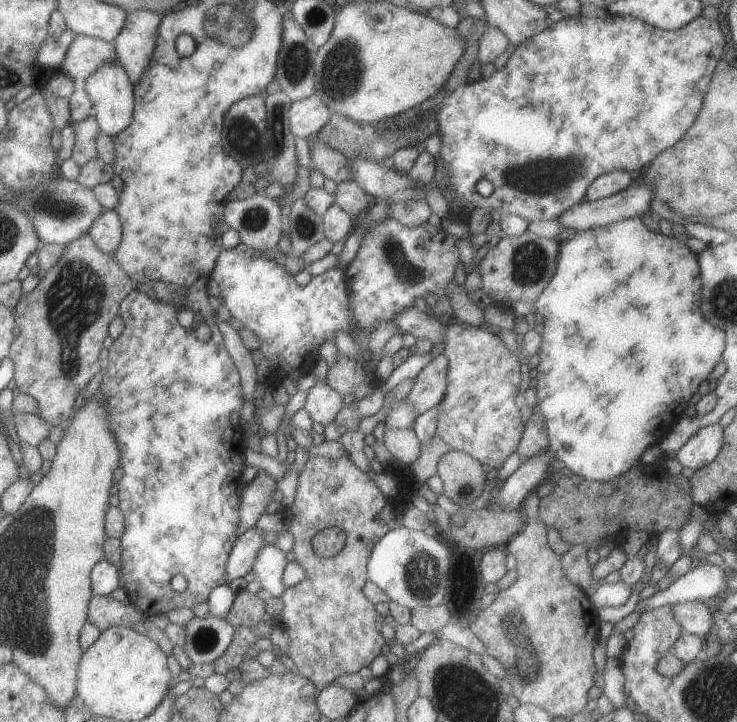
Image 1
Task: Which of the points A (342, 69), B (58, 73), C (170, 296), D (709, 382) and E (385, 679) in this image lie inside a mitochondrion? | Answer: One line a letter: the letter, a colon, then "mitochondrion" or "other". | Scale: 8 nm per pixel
A: mitochondrion
B: other
C: mitochondrion
D: other
E: other

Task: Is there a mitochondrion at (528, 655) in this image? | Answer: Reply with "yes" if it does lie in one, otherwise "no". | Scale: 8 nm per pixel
yes

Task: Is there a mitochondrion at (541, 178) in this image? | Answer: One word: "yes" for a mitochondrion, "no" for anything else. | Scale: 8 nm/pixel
yes

